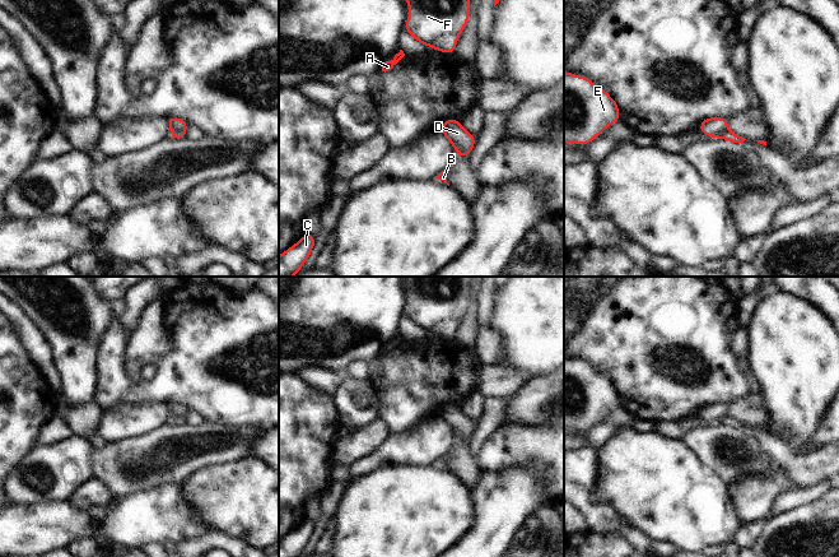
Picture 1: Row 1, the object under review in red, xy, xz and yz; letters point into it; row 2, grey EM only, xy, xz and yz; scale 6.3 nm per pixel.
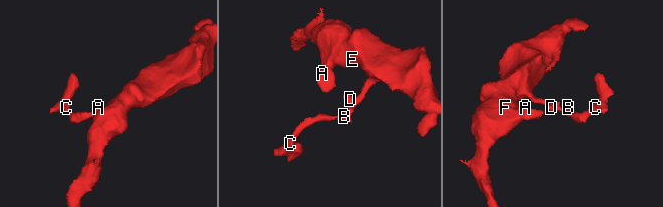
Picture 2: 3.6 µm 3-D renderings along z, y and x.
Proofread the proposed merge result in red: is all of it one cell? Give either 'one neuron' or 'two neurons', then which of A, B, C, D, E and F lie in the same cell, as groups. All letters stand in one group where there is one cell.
two neurons; A D E F / B C

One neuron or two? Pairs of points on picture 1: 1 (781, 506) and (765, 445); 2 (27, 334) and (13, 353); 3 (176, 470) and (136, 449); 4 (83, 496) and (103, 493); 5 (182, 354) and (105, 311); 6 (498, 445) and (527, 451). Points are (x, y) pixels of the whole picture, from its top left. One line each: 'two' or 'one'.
1: two
2: two
3: one
4: one
5: two
6: one

